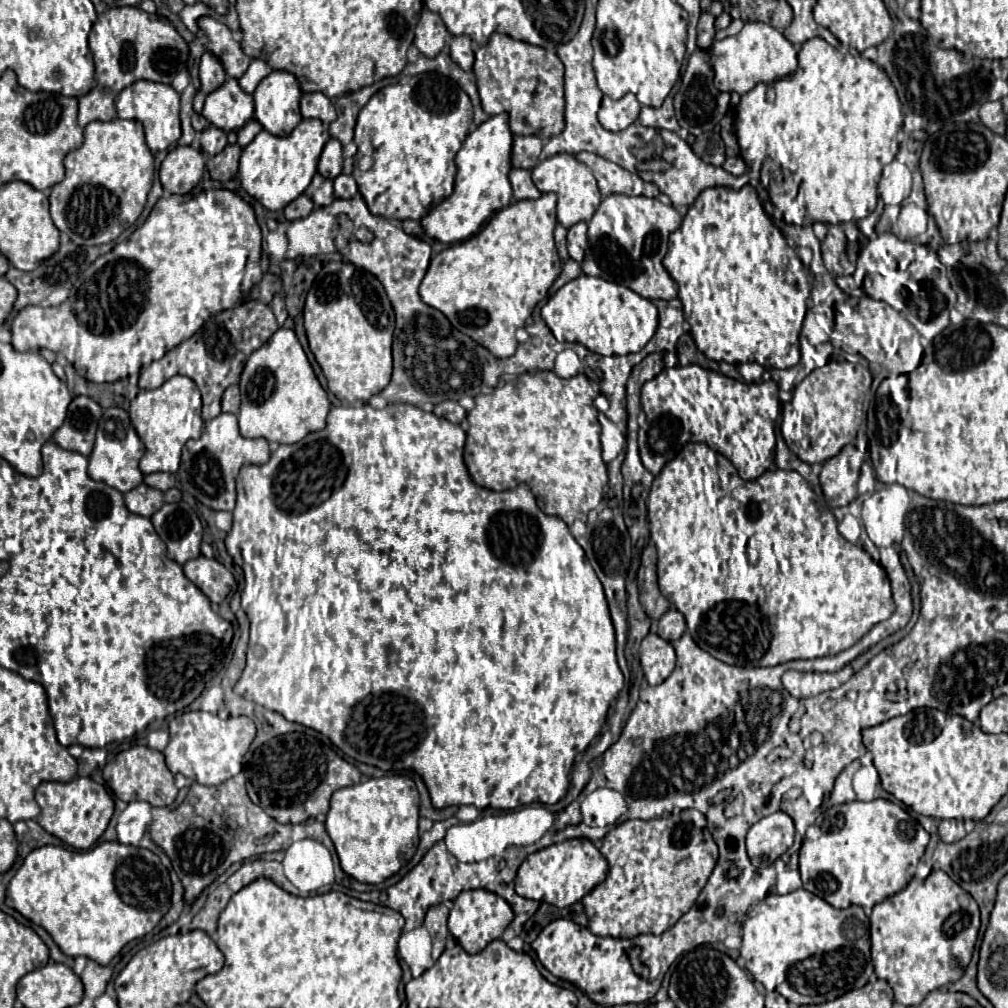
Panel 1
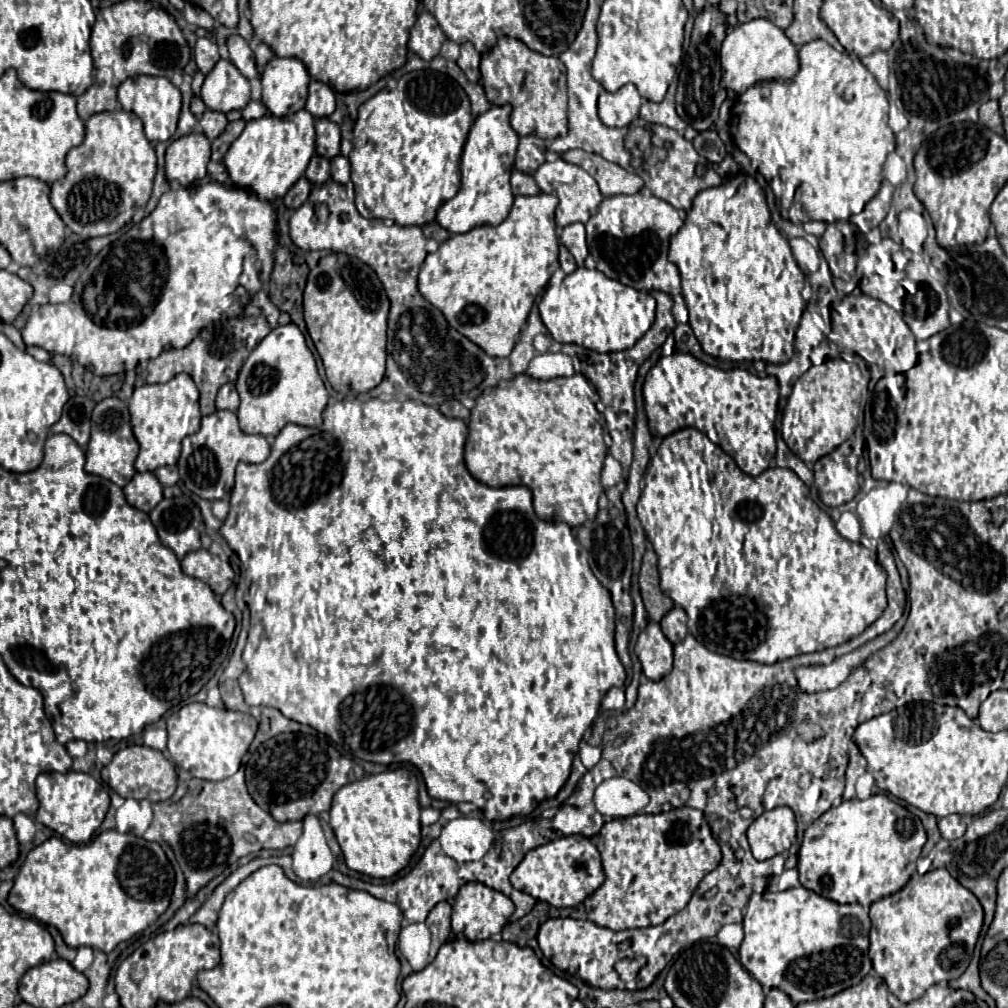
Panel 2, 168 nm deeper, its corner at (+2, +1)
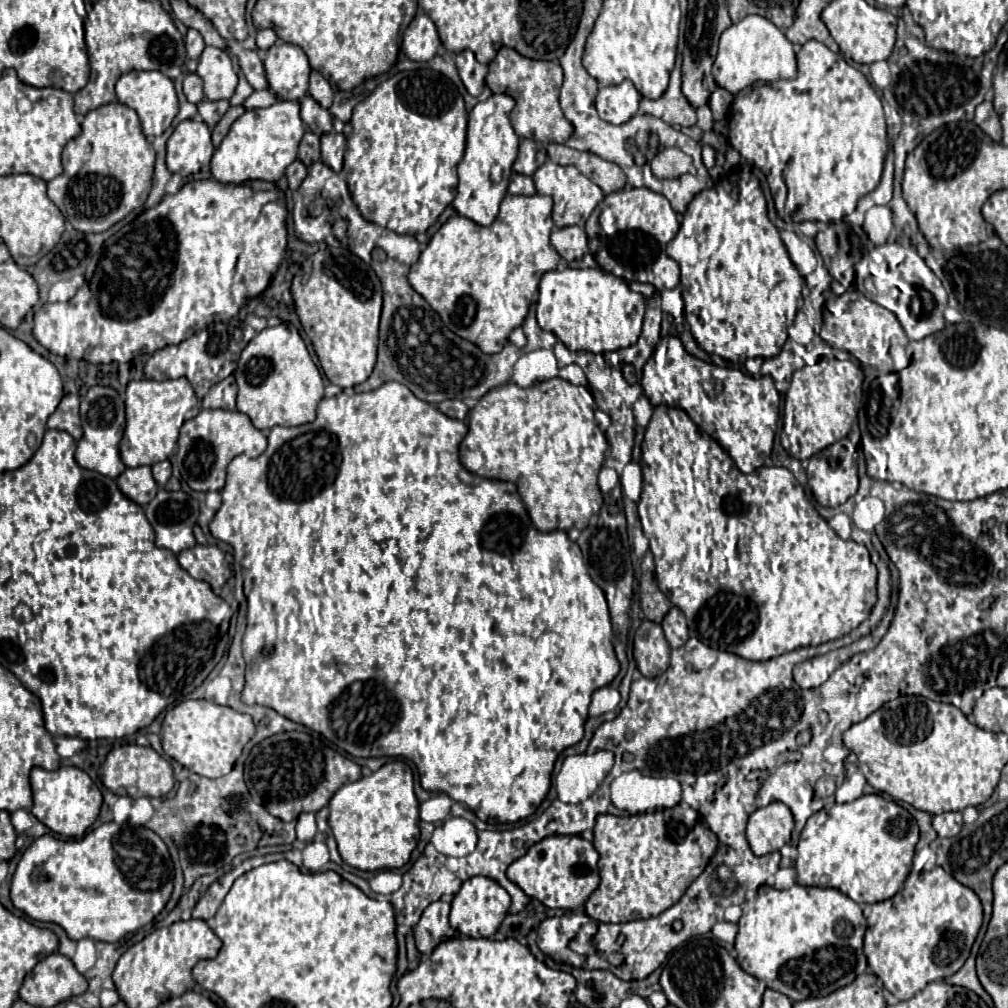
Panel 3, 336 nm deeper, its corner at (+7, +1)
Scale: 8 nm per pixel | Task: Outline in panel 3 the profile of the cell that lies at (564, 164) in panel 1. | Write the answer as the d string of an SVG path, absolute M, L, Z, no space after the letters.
M546 161L534 175L534 185L540 195L550 195L554 199L554 225L556 227L570 227L570 225L580 225L584 227L586 219L594 211L594 207L604 199L604 193L600 191L598 185L594 185L588 177L584 177L574 165L558 165L554 161Z

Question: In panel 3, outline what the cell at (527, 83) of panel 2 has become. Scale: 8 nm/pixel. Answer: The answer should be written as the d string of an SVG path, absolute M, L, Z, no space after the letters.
M502 47L494 61L488 65L488 87L492 93L506 93L514 97L516 107L510 113L510 121L514 131L520 137L538 141L538 143L566 143L568 137L574 133L572 123L564 117L558 93L562 87L562 67L554 61L534 61L528 57L522 57L518 51Z

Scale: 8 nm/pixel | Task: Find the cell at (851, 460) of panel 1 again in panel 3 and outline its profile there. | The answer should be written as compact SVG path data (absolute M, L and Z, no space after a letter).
M840 439L834 445L822 449L820 453L816 453L814 457L808 459L808 467L806 467L808 485L814 493L814 499L822 507L838 507L838 505L846 503L846 499L850 499L852 495L856 495L856 491L858 491L858 471L856 471L854 451L856 451L856 447L852 445L850 439Z

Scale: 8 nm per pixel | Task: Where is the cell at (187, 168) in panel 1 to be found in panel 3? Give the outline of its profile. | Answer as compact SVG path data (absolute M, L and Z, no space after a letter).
M186 119L176 125L174 133L168 139L168 169L188 177L198 173L202 165L210 163L214 145L210 139L210 129L200 119Z

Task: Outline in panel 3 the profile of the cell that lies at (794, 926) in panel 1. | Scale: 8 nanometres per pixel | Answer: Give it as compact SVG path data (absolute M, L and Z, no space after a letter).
M762 885L752 901L746 901L744 913L738 921L736 935L736 961L738 965L764 981L766 987L784 993L790 1001L802 1001L808 997L822 997L840 987L850 985L856 975L864 973L868 963L862 951L866 919L862 915L862 907L854 903L850 897L830 887L804 887L792 885L790 889L774 889Z

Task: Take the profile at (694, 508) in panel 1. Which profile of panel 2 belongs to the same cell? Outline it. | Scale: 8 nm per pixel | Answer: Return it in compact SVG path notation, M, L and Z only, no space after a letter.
M693 427L681 429L661 441L655 457L651 459L649 471L645 475L645 489L637 503L637 515L647 533L647 539L651 541L655 553L659 557L661 589L665 593L669 593L669 597L673 599L673 603L677 607L685 609L685 613L689 617L689 621L687 621L689 633L699 643L703 643L707 649L711 649L719 655L771 665L775 661L783 661L783 659L797 657L803 653L823 651L829 647L843 645L849 639L863 633L871 623L875 623L881 617L883 609L887 607L887 597L885 597L887 573L885 573L885 569L871 557L869 549L865 549L861 543L851 543L837 533L831 517L825 511L821 511L813 499L809 499L809 487L791 469L773 467L773 469L763 471L757 477L745 475L737 467L737 463L727 453L723 453L723 449L719 449L715 443L709 441L709 437L705 433L701 433Z

